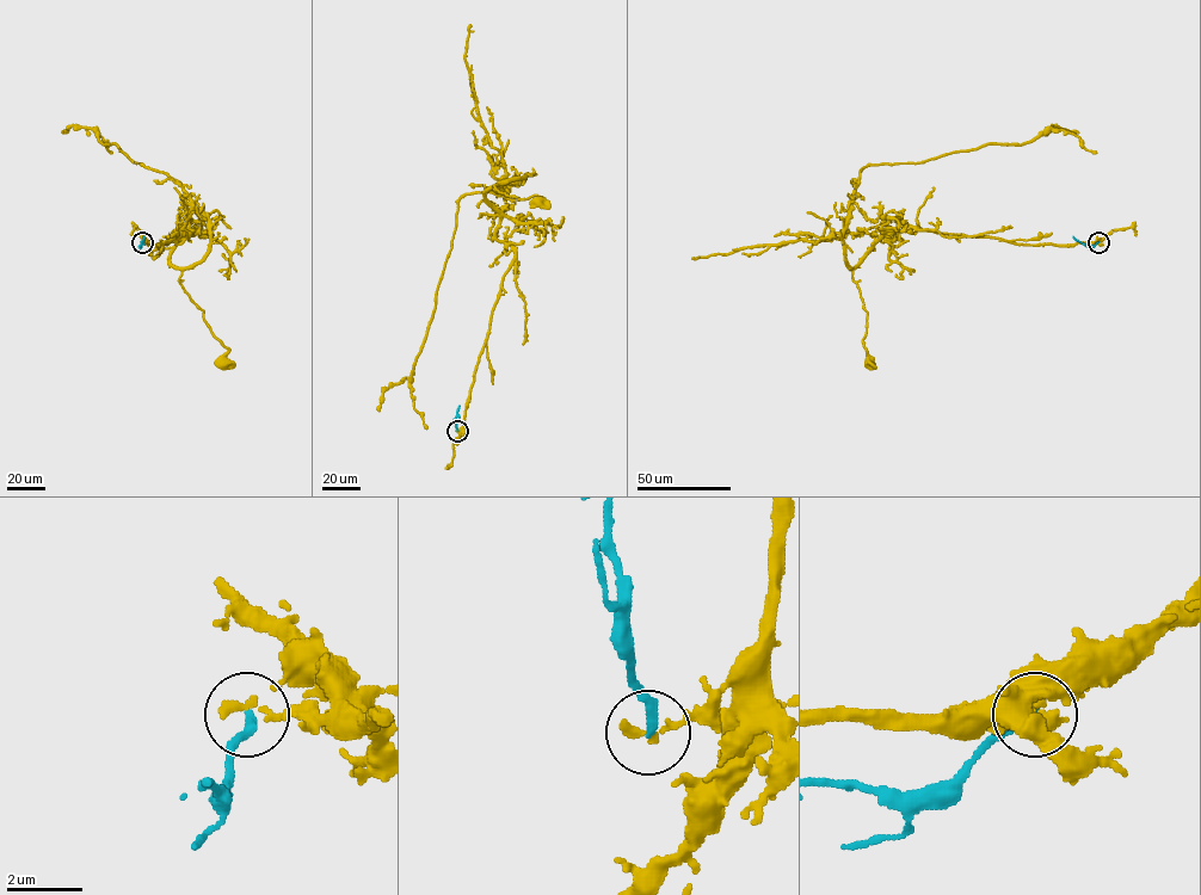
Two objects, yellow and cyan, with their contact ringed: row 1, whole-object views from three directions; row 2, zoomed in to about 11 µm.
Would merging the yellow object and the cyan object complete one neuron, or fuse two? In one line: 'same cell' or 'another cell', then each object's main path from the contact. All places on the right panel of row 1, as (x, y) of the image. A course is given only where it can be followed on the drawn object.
another cell; yellow runs (1098, 241), (1022, 245), (912, 228), (887, 232), (852, 270), (867, 313), (862, 340), (869, 363); cyan runs (1098, 242), (1085, 246), (1073, 236)

